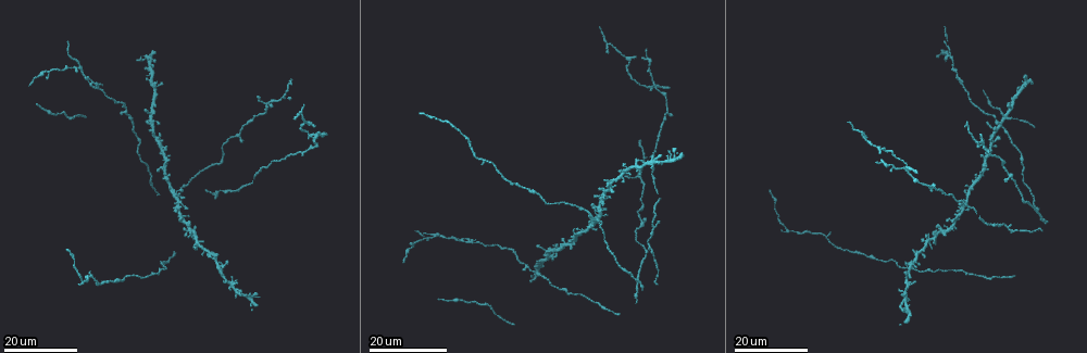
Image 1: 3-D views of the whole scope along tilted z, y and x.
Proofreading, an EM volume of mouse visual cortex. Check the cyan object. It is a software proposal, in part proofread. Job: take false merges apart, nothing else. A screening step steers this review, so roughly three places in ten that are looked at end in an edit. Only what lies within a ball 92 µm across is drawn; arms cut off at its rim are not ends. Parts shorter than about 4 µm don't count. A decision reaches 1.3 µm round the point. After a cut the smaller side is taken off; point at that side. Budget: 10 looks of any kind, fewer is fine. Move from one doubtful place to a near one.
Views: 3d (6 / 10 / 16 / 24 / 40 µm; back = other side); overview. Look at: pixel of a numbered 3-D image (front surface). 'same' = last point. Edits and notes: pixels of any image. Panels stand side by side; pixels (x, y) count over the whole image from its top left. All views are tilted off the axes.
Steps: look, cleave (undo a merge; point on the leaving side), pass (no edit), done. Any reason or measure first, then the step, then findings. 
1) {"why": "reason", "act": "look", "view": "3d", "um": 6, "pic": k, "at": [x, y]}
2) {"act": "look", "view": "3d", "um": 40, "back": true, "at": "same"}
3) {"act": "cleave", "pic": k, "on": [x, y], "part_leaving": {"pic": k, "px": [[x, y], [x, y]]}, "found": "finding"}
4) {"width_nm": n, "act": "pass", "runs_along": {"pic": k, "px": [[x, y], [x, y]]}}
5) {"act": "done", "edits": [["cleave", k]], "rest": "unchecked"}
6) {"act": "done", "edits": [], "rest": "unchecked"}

{"why": "four-way junction", "act": "look", "view": "3d", "um": 24, "pic": 1, "at": [935, 238]}

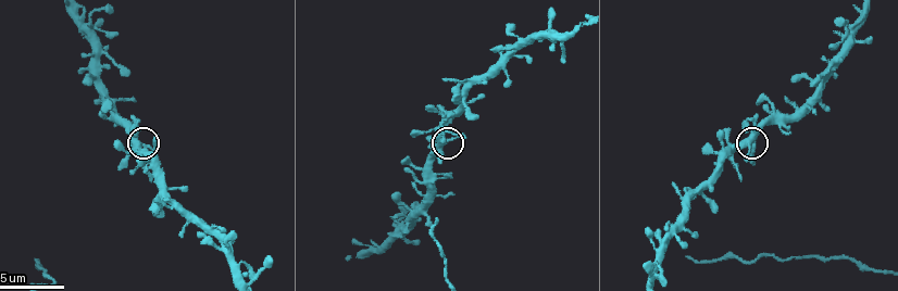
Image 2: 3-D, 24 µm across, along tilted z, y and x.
{"why": "closer look", "act": "look", "view": "3d", "um": 6, "pic": 2, "at": [752, 140]}

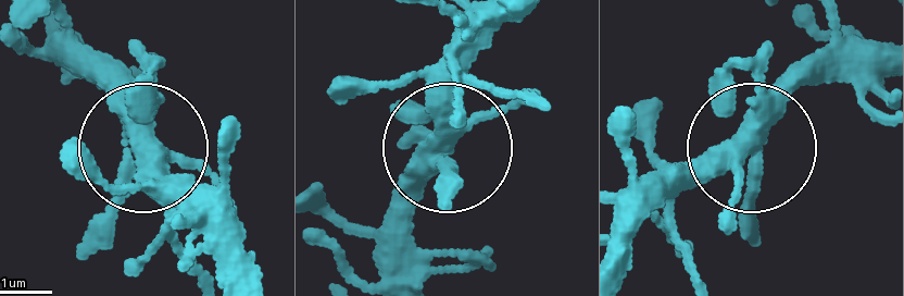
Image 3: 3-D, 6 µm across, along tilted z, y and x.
{"width_nm": 380, "act": "pass", "found": "one cell here"}

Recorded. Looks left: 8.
{"why": "thick turns thin", "act": "look", "view": "3d", "um": 24, "pic": 1, "at": [937, 191]}

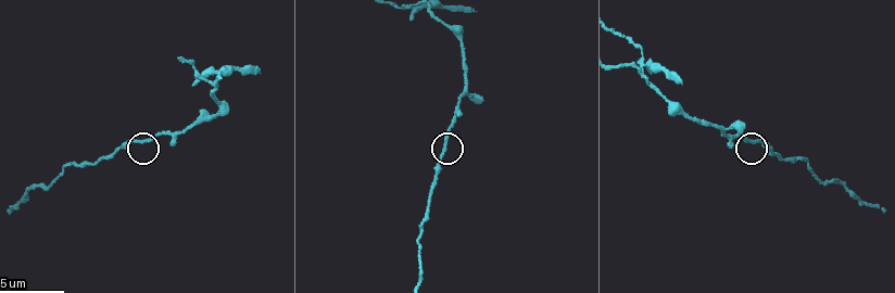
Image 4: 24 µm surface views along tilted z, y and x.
{"act": "look", "view": "3d", "um": 6, "pic": 4, "at": [757, 141]}

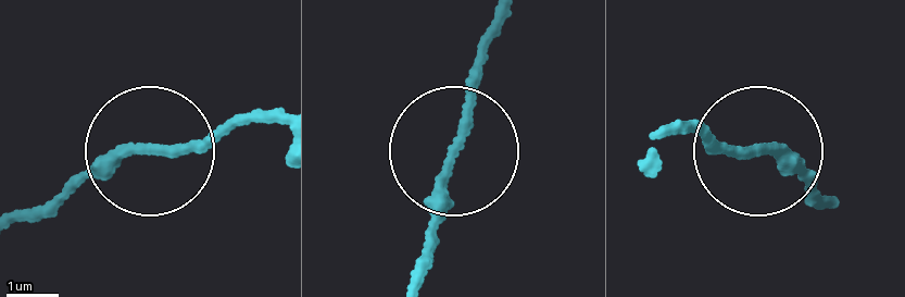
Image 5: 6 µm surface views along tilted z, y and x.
{"act": "pass", "runs_along": {"pic": 5, "px": [[16, 218], [130, 157], [173, 157], [249, 110]]}, "found": "one cell here"}

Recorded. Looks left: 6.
{"why": "looks like a crossing", "act": "look", "view": "3d", "um": 16, "pic": 1, "at": [635, 176]}

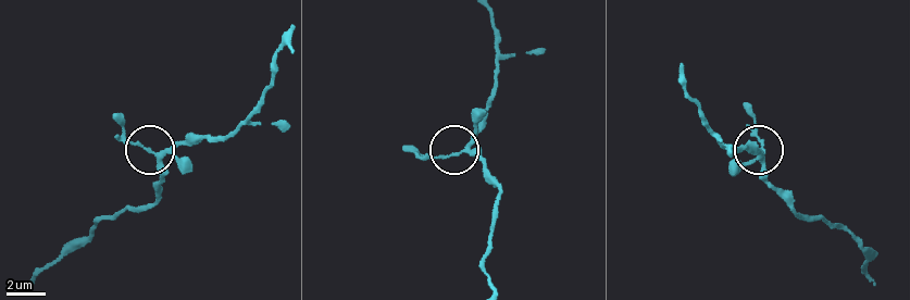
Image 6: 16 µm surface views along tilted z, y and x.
{"act": "look", "view": "3d", "um": 10, "pic": 6, "at": [462, 153]}

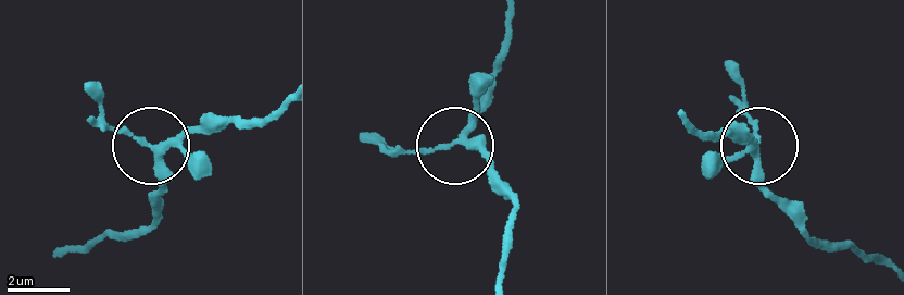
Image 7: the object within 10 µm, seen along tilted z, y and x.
{"act": "pass", "runs_along": {"pic": 7, "px": [[501, 274], [506, 198], [482, 158], [453, 144], [383, 149]]}, "found": "continuous, no second cell"}

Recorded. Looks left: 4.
{"why": "three-way junction", "act": "look", "view": "3d", "um": 16, "pic": 1, "at": [126, 110]}

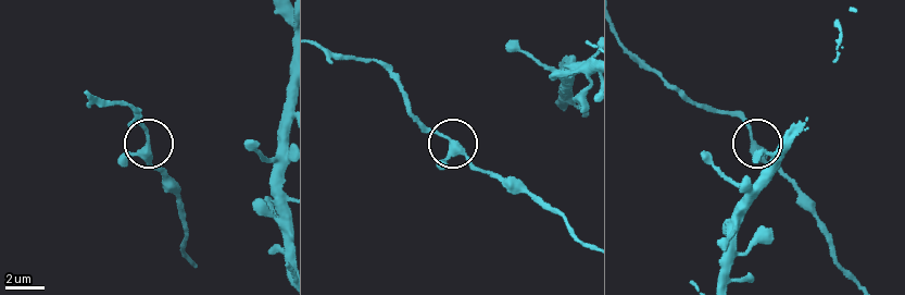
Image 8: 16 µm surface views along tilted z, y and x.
{"act": "look", "view": "3d", "um": 6, "pic": 8, "at": [453, 149]}

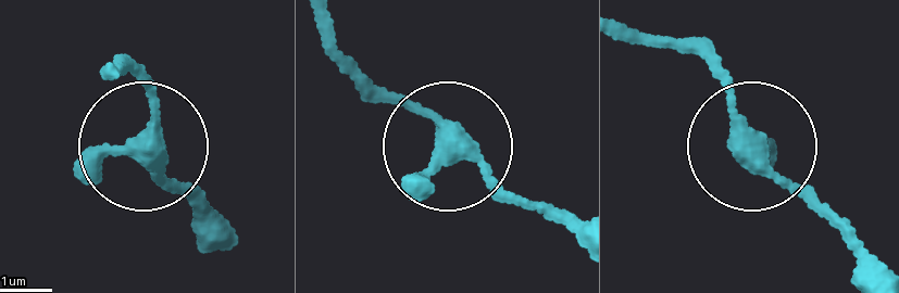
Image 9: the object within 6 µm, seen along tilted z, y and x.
{"arms": 3, "act": "pass", "runs_along": {"pic": 9, "px": [[878, 263], [770, 163], [704, 61], [649, 37]]}, "found": "one cell here"}

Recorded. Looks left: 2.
{"why": "thin arm on a thick one", "act": "look", "view": "3d", "um": 24, "pic": 1, "at": [655, 225]}

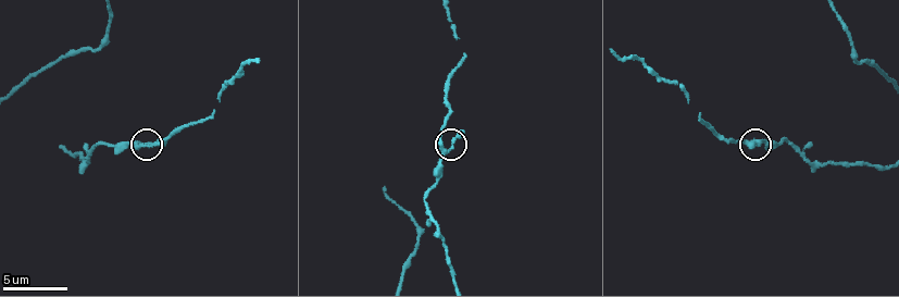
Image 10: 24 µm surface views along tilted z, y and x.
{"why": "closer look", "act": "look", "view": "3d", "um": 6, "pic": 10, "at": [445, 150]}

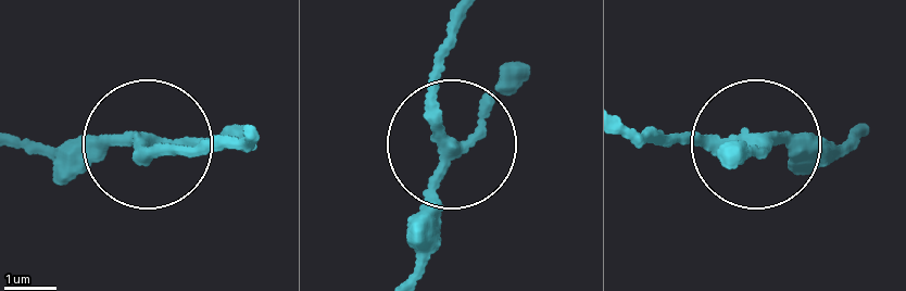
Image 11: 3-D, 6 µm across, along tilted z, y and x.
{"arms": 3, "act": "pass", "found": "continuous, no second cell"}

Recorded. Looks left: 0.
{"act": "done", "edits": [], "rest": "unchecked"}

